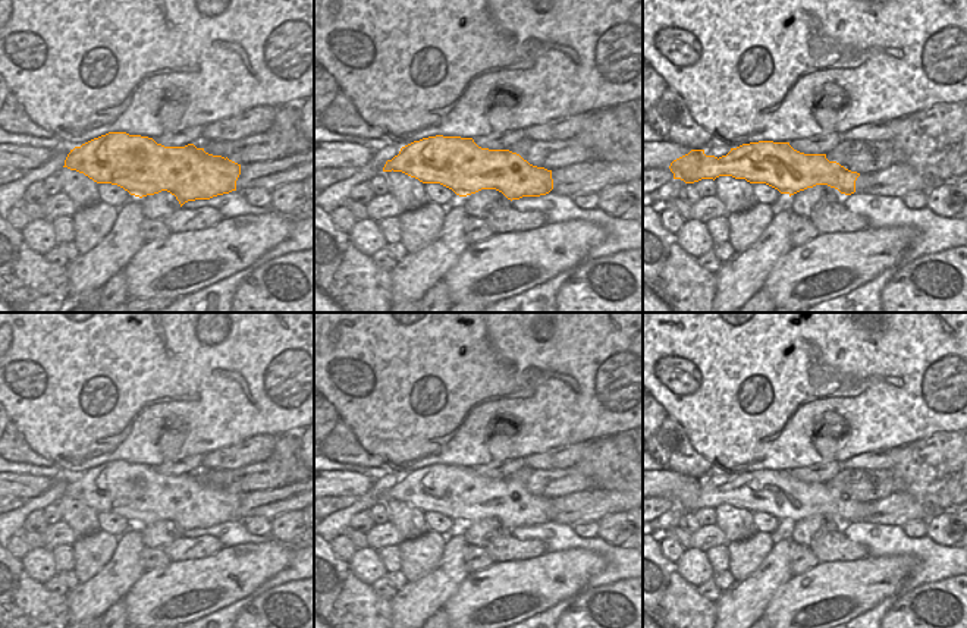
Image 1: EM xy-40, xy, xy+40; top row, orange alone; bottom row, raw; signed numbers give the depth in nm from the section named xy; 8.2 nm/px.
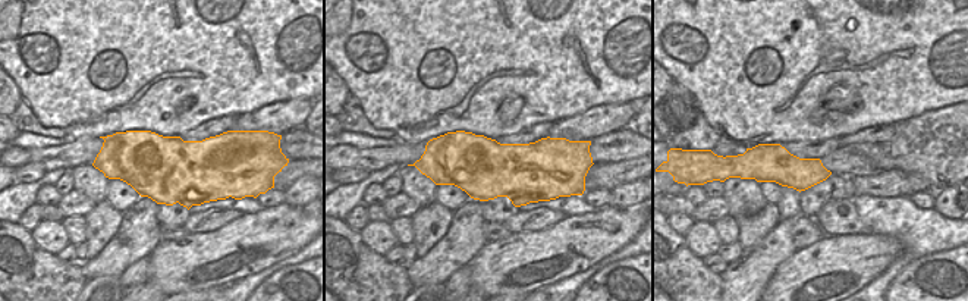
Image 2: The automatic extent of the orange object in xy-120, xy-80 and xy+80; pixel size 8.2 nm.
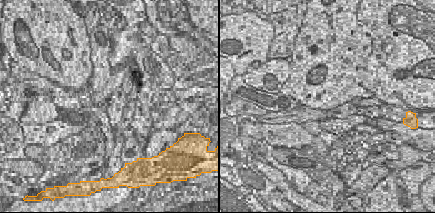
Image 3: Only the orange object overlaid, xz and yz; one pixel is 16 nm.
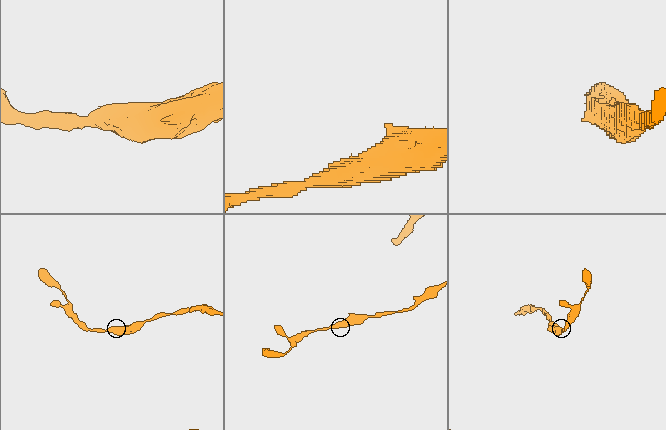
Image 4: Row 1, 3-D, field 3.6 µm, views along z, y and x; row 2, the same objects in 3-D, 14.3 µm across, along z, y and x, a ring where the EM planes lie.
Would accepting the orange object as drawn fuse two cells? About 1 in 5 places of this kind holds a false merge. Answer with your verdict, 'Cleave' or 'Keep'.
Keep.

